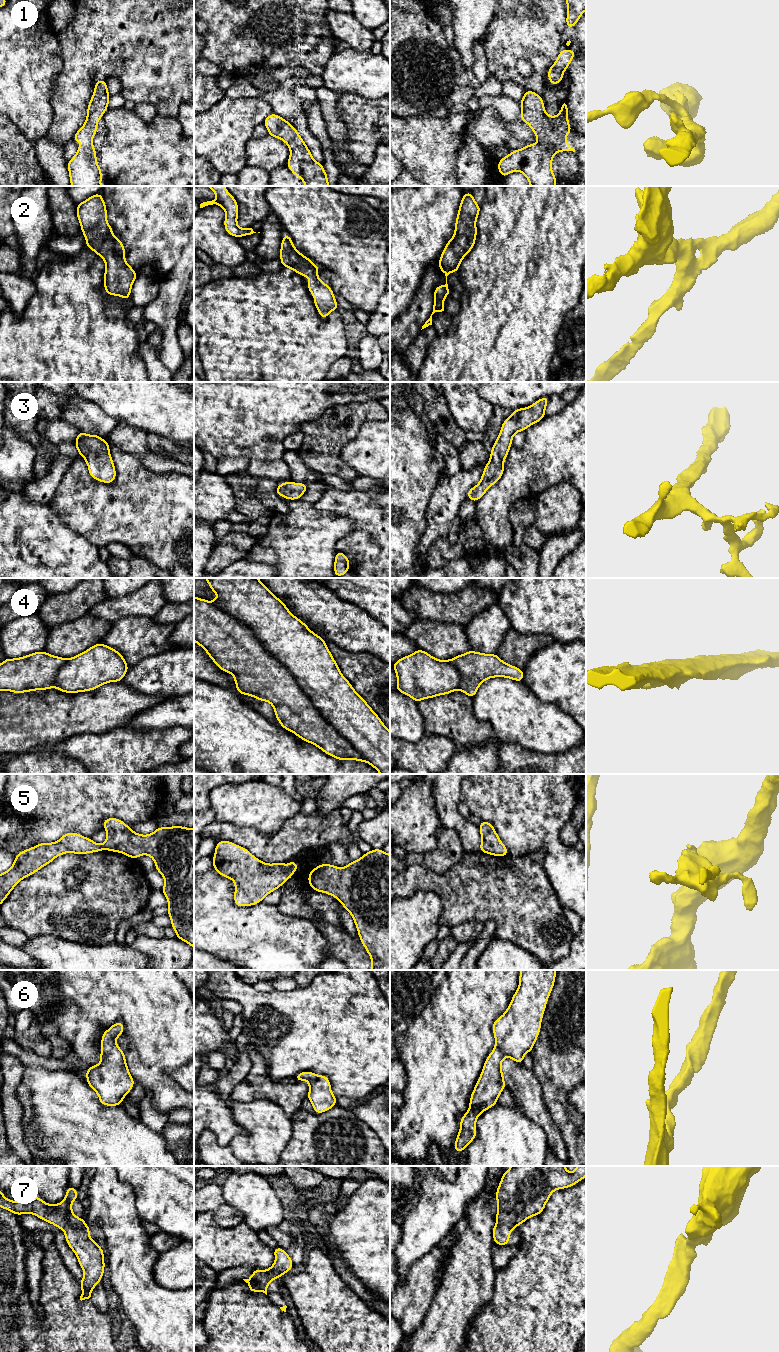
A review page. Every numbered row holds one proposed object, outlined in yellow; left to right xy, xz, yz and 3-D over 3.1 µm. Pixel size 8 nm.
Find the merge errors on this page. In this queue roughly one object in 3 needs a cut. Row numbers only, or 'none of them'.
4

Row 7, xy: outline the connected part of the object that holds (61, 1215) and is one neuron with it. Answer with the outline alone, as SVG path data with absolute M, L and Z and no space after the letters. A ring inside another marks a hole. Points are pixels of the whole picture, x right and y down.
M68 1186L64 1200L56 1205L44 1202L39 1196L30 1201L12 1201L4 1197L0 1190L0 1207L16 1214L33 1214L43 1221L62 1229L65 1240L78 1258L84 1277L79 1281L82 1289L80 1300L89 1299L94 1287L102 1281L104 1274L104 1250L89 1237L90 1227L83 1218L72 1212L72 1202L78 1199L78 1192Z

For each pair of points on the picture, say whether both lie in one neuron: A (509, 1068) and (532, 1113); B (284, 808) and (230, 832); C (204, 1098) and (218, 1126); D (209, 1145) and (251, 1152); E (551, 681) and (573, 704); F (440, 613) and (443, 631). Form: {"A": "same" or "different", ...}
{"A": "same", "B": "different", "C": "same", "D": "different", "E": "same", "F": "different"}

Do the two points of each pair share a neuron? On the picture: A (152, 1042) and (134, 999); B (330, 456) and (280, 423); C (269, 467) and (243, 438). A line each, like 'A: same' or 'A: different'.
A: same
B: different
C: different

